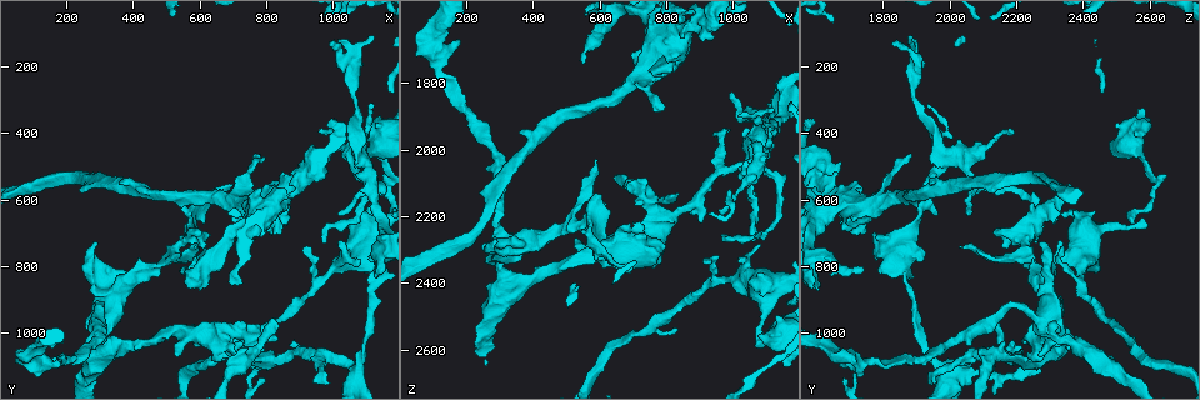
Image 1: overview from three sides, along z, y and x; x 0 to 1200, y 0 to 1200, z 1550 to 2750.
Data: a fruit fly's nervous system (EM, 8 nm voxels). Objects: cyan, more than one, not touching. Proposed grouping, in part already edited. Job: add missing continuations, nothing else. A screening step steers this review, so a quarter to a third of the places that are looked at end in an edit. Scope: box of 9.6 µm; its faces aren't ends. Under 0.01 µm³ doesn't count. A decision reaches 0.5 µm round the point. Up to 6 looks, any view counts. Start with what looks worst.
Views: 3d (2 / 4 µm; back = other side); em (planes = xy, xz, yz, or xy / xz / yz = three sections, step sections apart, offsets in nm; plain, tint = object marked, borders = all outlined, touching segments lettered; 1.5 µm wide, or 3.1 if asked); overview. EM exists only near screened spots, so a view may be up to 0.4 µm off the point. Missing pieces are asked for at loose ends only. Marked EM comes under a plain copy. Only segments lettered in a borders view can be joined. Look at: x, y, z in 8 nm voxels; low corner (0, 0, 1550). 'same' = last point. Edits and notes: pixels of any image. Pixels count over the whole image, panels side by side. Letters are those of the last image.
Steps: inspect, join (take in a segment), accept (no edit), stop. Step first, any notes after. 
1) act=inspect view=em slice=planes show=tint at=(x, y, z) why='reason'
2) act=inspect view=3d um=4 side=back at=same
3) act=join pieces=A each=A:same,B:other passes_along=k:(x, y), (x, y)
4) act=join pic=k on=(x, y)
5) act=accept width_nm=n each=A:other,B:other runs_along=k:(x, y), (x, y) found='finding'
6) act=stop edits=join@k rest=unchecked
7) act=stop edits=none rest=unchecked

act=inspect view=em um=3.1 slice=yz step=8 show=tint at=(1120, 320, 1940) why='thin end'

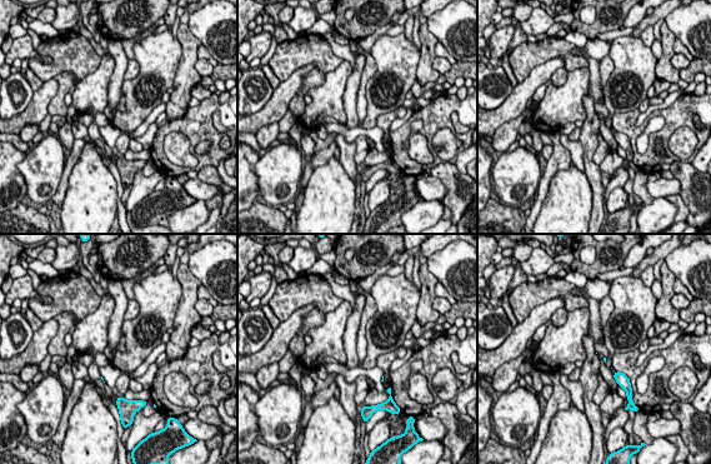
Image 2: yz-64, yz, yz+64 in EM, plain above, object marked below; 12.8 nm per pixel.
act=inspect view=em um=3.1 slice=planes show=borders at=same why='another direction'

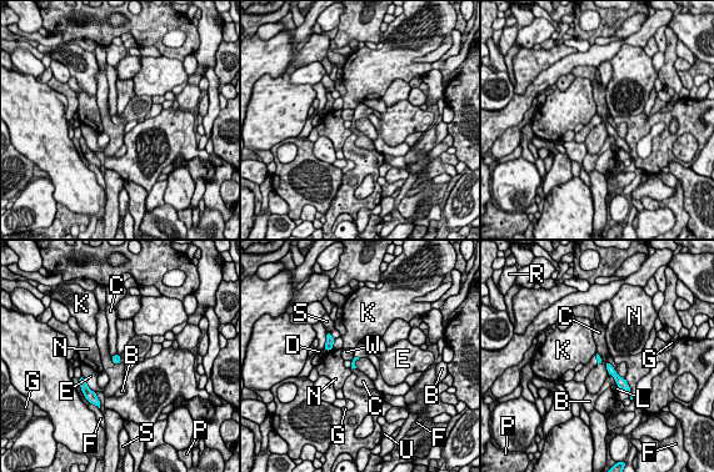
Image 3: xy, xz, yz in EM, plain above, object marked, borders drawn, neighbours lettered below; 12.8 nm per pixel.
act=accept each=B:other,C:other,D:other,E:other,F:other,G:other,K:other,L:other,N:other,P:other,R:other,S:other,U:other,W:other border=3:(607, 361), (605, 368), (609, 373) found='no lettered segment goes on from it'

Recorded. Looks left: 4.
act=inspect view=3d um=2 at=(1050, 1120, 2270) why='thin end'

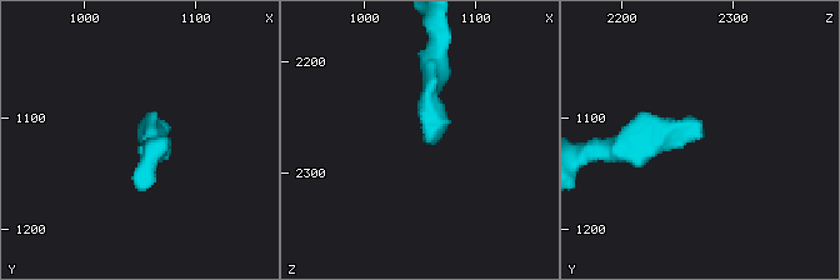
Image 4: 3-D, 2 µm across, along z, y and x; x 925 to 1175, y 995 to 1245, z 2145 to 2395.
act=inspect view=em slice=planes show=borders at=(1058, 1114, 2272)

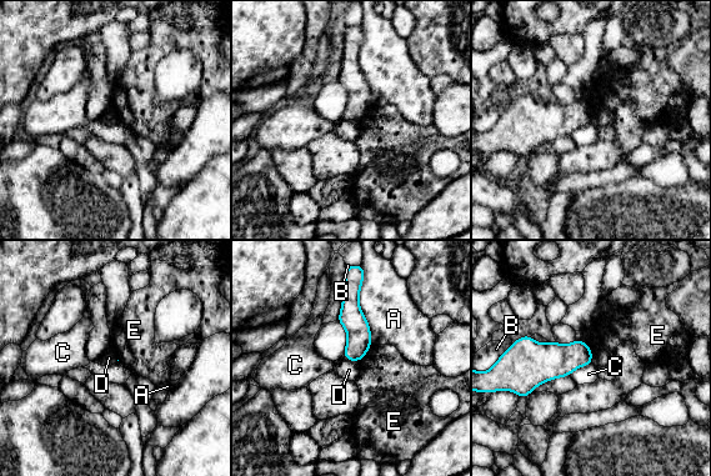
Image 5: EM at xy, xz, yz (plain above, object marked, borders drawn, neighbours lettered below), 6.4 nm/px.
act=accept longest_contact=A:460nm each=A:other,B:other,C:other,D:other,E:other runs_along=5:(357, 285), (351, 291), (353, 357) found='no lettered segment goes on from it'

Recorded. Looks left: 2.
act=inspect view=em slice=yz step=4 show=borders at=(730, 1070, 2210) why='thick end'

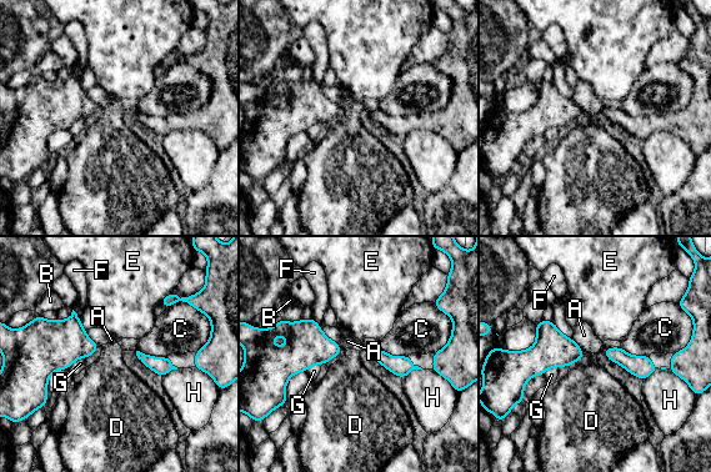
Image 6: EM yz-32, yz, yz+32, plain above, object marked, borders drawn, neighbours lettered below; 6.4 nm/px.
act=inspect view=em slice=planes show=borders at=same

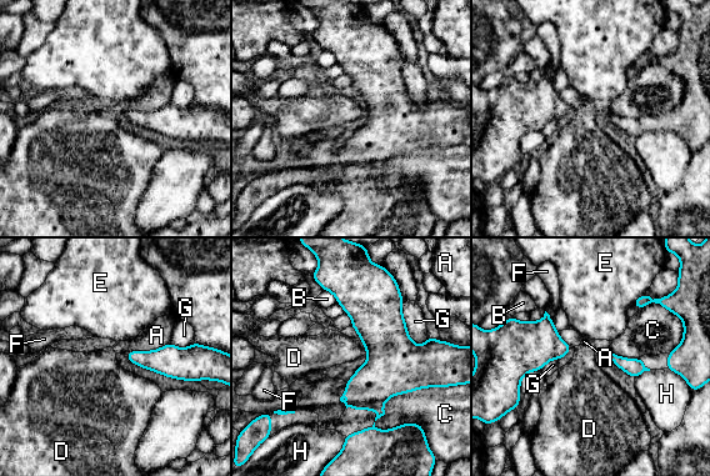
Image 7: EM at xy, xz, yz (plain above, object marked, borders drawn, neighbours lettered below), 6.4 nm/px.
act=accept each=A:other,B:other,C:other,D:other,E:other,F:other,G:other,H:other border=7:(438, 386), (390, 396), (374, 427) found='none of them fits'

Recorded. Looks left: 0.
act=stop edits=none rest=unchecked

